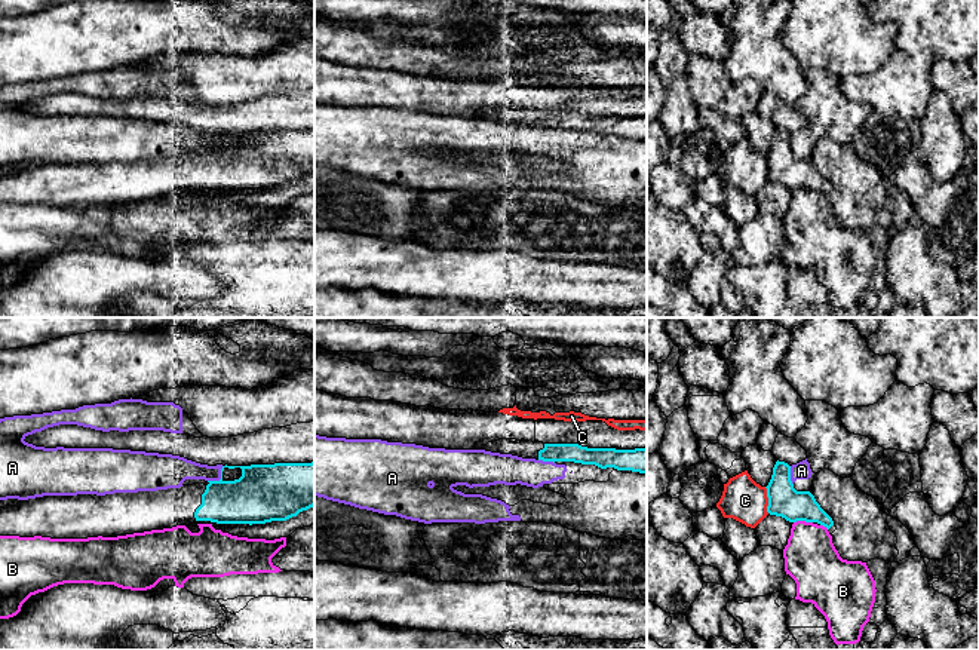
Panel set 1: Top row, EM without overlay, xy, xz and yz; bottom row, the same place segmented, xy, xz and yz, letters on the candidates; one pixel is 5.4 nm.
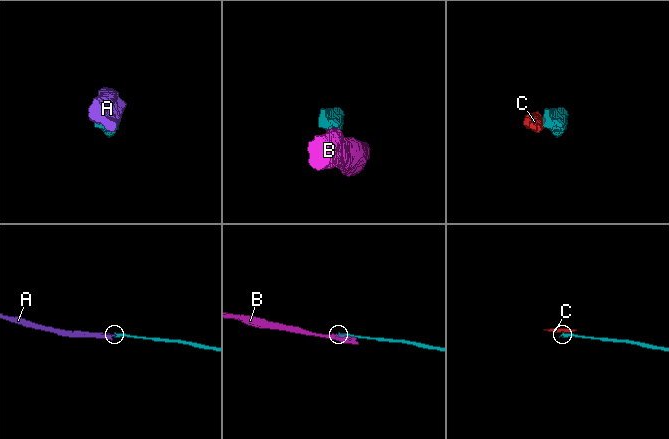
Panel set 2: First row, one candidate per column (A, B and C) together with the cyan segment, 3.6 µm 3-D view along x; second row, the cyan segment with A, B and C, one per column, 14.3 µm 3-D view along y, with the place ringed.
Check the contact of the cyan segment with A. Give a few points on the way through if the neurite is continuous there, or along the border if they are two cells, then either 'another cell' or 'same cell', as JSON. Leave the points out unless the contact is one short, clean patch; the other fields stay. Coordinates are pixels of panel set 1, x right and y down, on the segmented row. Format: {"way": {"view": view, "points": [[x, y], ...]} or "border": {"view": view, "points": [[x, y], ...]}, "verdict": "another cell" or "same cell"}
{"verdict": "another cell"}

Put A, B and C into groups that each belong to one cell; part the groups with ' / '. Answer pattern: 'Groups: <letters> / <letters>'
Groups: A / B / C

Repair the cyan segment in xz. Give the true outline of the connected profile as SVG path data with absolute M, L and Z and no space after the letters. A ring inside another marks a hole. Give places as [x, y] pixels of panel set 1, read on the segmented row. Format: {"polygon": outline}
{"polygon": "M498 439L488 442L485 451L512 454L543 462L574 462L595 464L601 469L632 470L647 473L647 448L616 450L587 448L578 444L543 444L533 441Z"}

